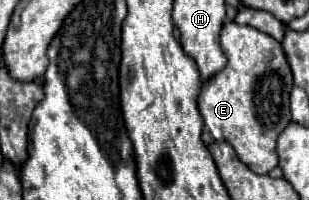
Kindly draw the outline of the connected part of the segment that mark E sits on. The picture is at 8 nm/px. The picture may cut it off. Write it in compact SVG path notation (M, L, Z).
M235 21L225 23L221 31L221 49L227 57L225 69L221 69L213 79L201 85L199 93L199 111L203 117L204 128L202 139L205 144L214 141L227 141L235 149L237 157L255 173L259 175L269 175L273 167L277 167L279 157L277 157L277 137L279 133L287 127L291 121L289 113L289 91L293 87L293 75L287 65L285 53L271 35L249 27L249 25L237 25Z

